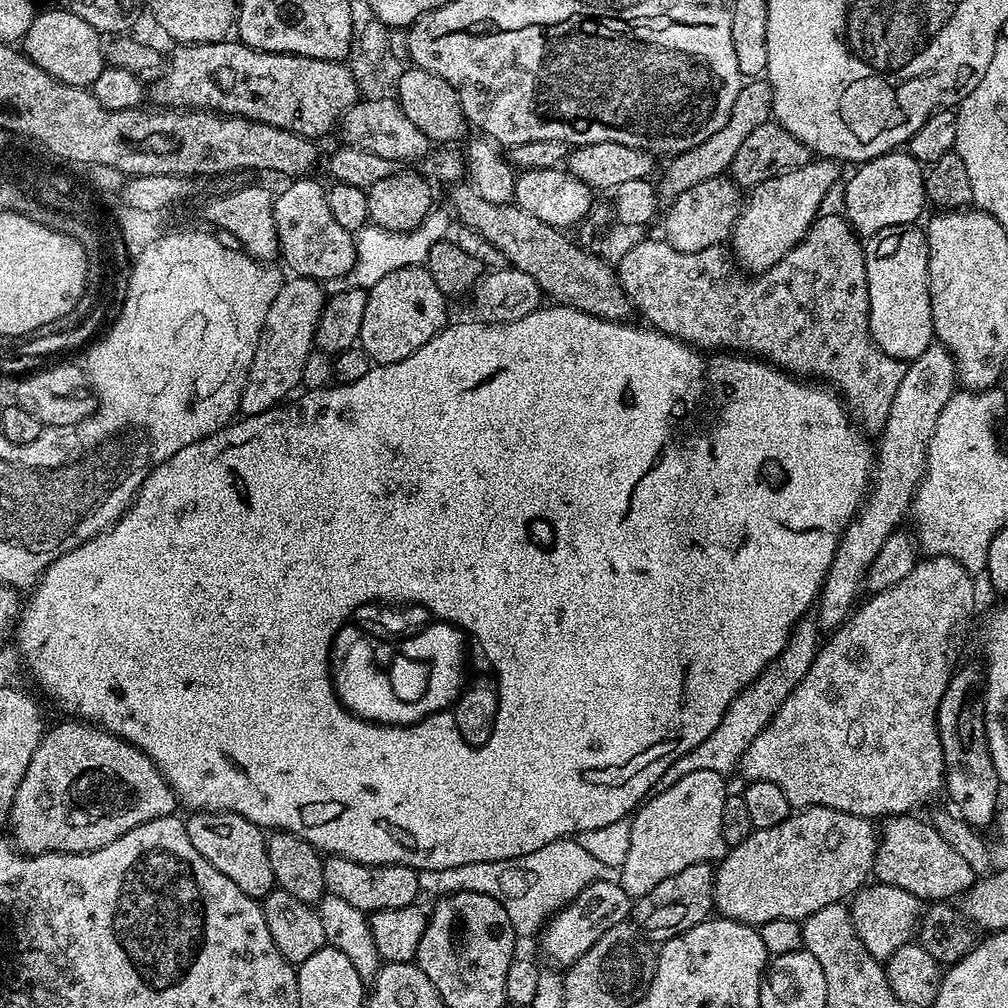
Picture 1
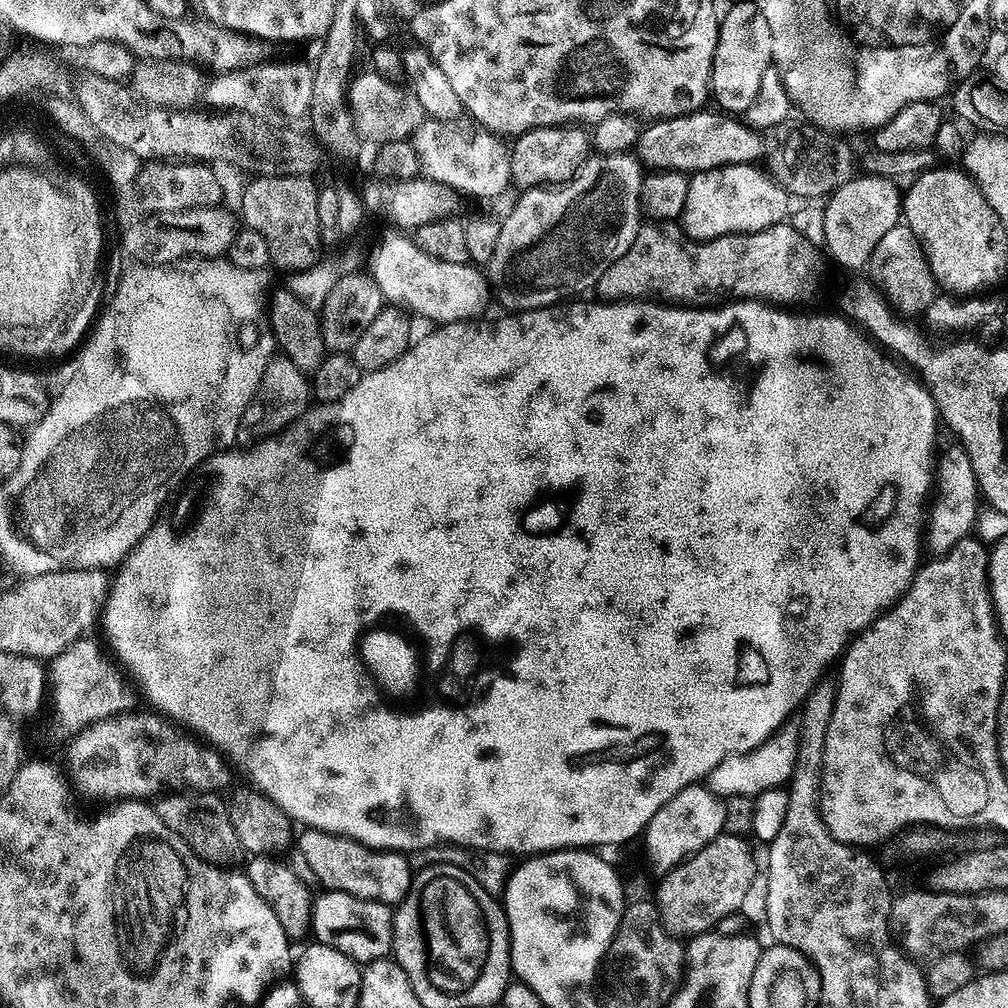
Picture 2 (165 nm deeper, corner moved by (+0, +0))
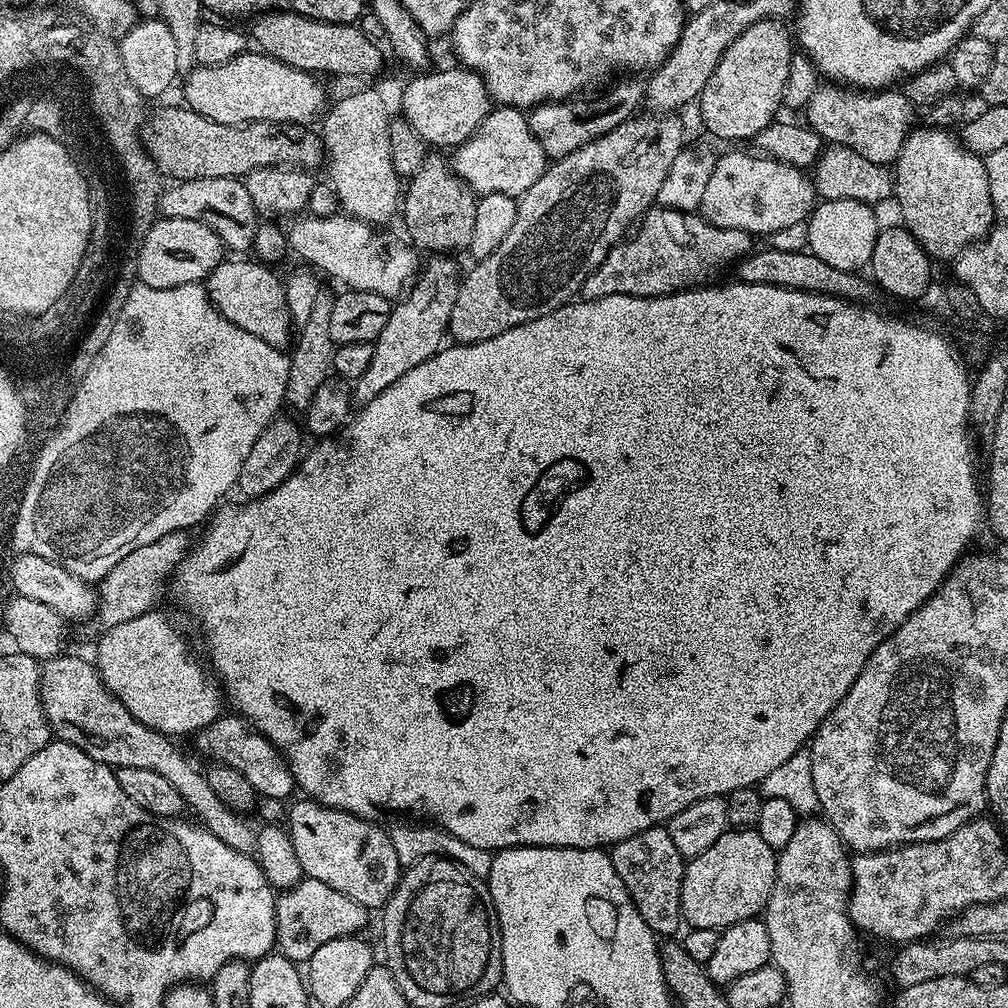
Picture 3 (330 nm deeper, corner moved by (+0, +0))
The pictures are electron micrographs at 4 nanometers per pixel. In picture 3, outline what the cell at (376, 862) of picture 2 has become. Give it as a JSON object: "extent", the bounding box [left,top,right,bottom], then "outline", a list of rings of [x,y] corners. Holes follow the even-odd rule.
{"extent":[286,798,402,910],"outline":[[[300,798],[293,808],[291,805],[287,809],[286,827],[307,879],[326,882],[338,894],[354,898],[354,902],[369,910],[380,910],[387,905],[402,869],[388,832],[380,829],[379,823],[363,820],[346,810],[328,808],[317,800]]]}

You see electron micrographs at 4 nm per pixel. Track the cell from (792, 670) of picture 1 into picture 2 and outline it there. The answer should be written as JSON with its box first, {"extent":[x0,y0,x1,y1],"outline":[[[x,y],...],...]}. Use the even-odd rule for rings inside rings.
{"extent":[706,719,800,798],"outline":[[[788,719],[766,742],[749,752],[740,752],[722,761],[706,777],[706,787],[721,798],[730,796],[751,796],[755,798],[762,790],[779,788],[792,779],[792,771],[798,758],[798,734],[800,725],[795,719]]]}

